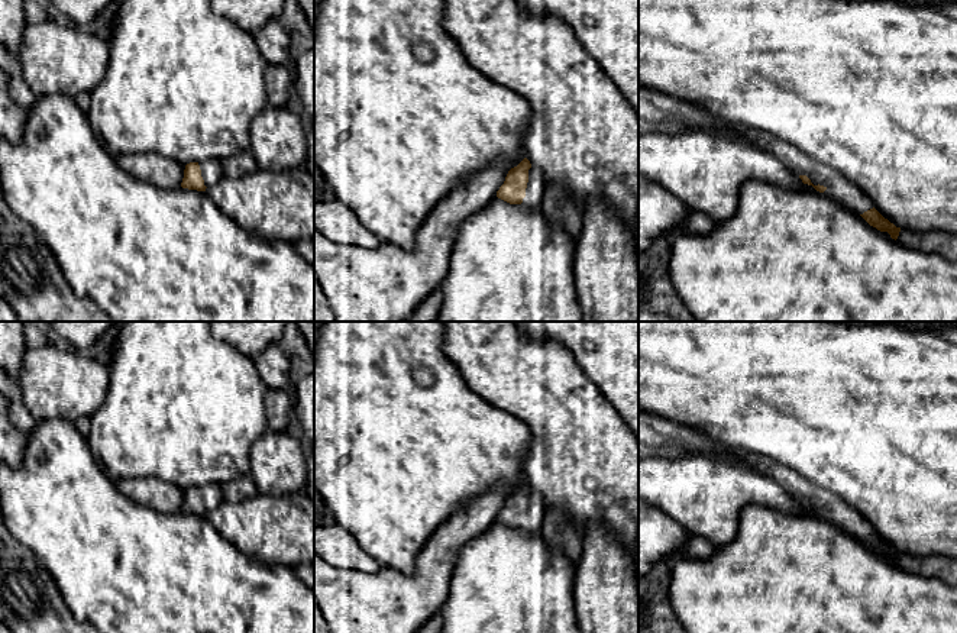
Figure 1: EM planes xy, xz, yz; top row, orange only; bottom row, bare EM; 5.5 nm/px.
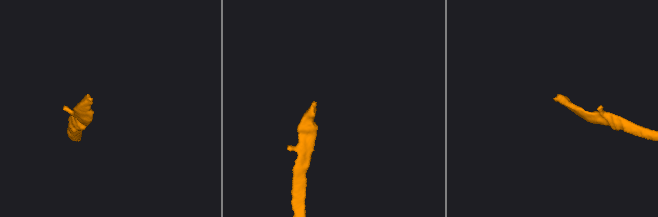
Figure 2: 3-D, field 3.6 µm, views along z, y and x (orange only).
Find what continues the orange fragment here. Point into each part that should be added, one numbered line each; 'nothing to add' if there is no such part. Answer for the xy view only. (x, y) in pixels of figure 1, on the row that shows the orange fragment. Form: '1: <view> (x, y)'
1: xy (212, 170)

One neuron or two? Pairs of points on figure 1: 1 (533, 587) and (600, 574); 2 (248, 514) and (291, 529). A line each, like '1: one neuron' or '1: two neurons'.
1: two neurons
2: one neuron

